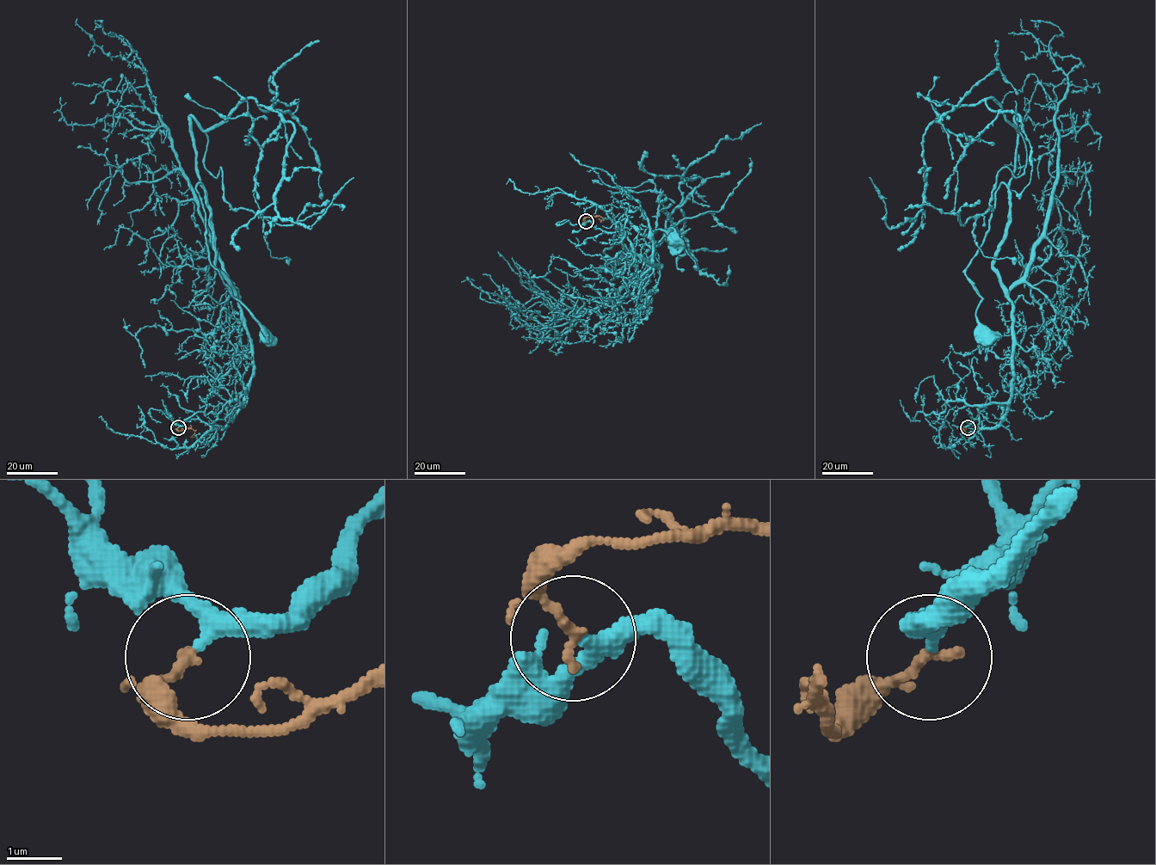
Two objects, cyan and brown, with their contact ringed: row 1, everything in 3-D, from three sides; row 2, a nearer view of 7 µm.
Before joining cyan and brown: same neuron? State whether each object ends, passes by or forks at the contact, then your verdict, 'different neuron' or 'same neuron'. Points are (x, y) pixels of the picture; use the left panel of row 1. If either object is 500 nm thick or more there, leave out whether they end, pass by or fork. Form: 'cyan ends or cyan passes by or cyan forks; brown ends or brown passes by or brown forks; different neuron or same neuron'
cyan passes by; brown ends; same neuron

